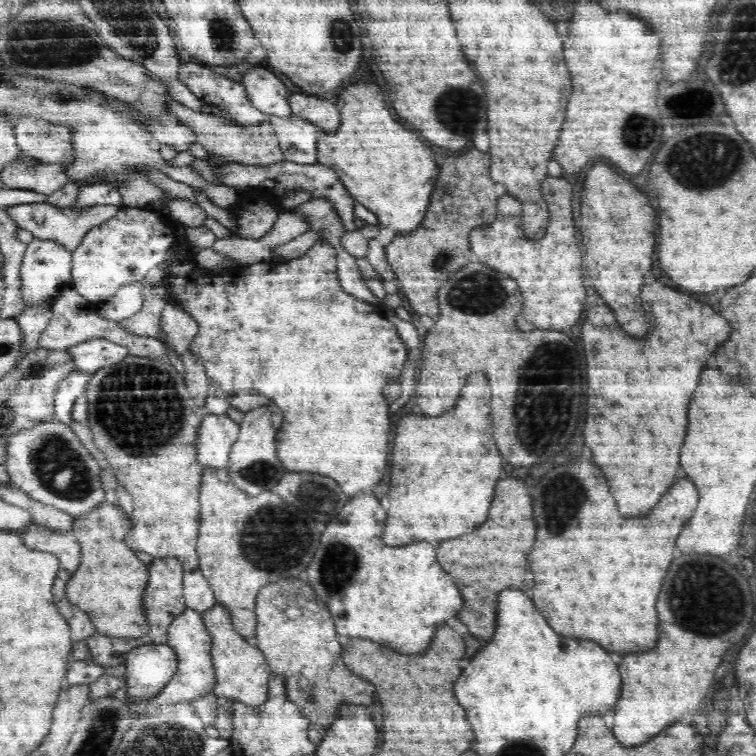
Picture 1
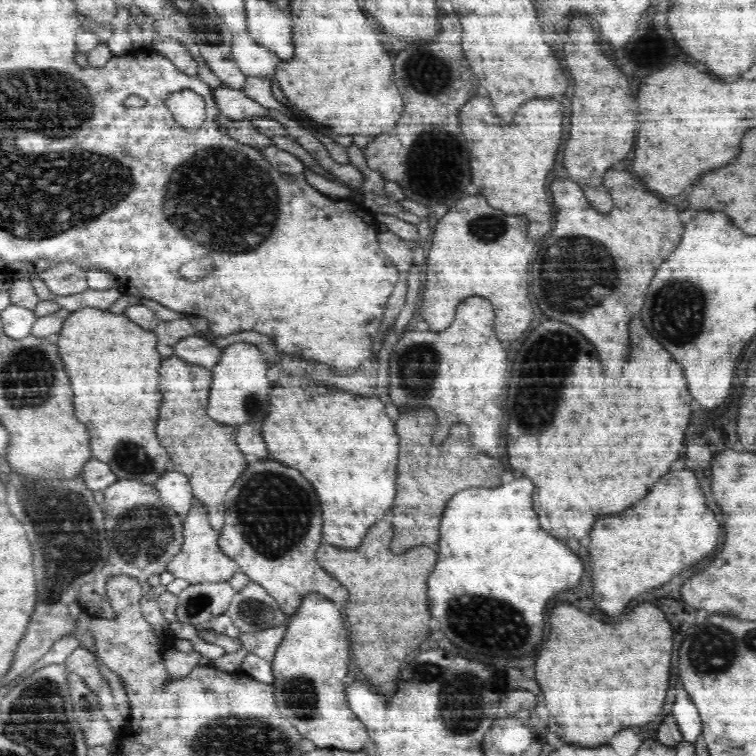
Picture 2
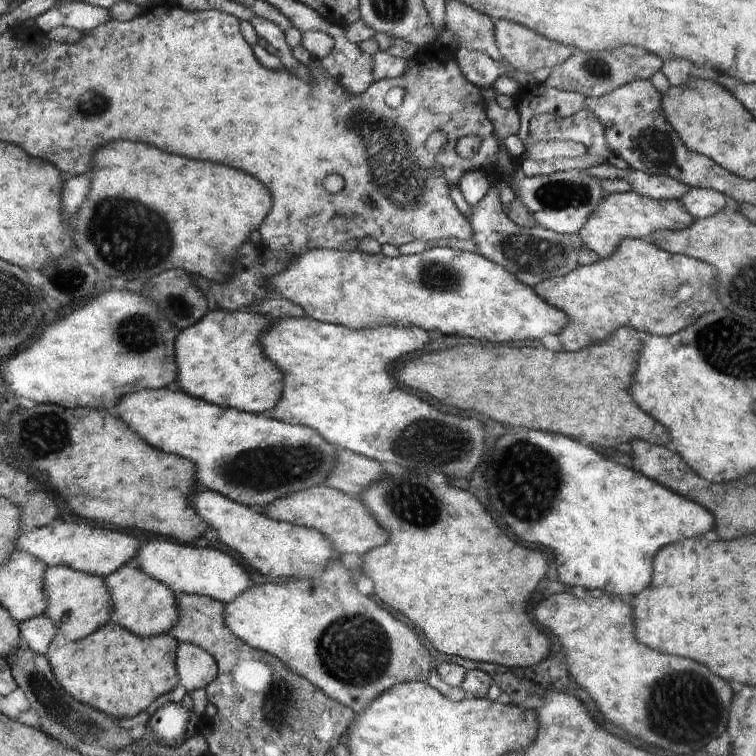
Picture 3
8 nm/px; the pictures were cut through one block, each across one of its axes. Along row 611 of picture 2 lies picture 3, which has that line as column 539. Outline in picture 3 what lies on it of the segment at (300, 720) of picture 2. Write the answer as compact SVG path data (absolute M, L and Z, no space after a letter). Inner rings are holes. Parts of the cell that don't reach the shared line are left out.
M433 247L413 255L386 257L383 253L366 254L364 251L330 249L308 250L290 262L290 266L268 278L273 297L296 302L313 319L352 327L376 328L380 324L410 324L424 330L440 330L442 334L462 334L484 342L514 342L514 340L540 340L547 335L558 336L571 324L571 316L558 310L535 290L516 280L508 270L494 264L478 253L450 247Z

